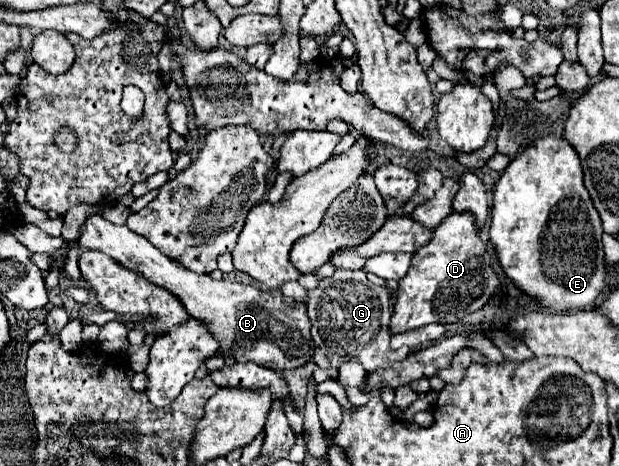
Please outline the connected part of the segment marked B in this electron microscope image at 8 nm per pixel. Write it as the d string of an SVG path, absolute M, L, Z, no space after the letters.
M94 214L84 222L86 232L80 234L80 246L88 250L104 252L120 266L144 276L150 284L160 286L174 294L186 308L186 312L202 322L208 332L220 342L220 352L230 354L236 362L256 362L270 370L292 370L304 366L314 356L314 342L310 336L310 320L306 316L306 304L298 304L292 298L284 298L280 292L258 290L250 284L212 280L210 276L196 274L168 256L156 246L146 242L140 234L124 226L116 226L102 216Z

